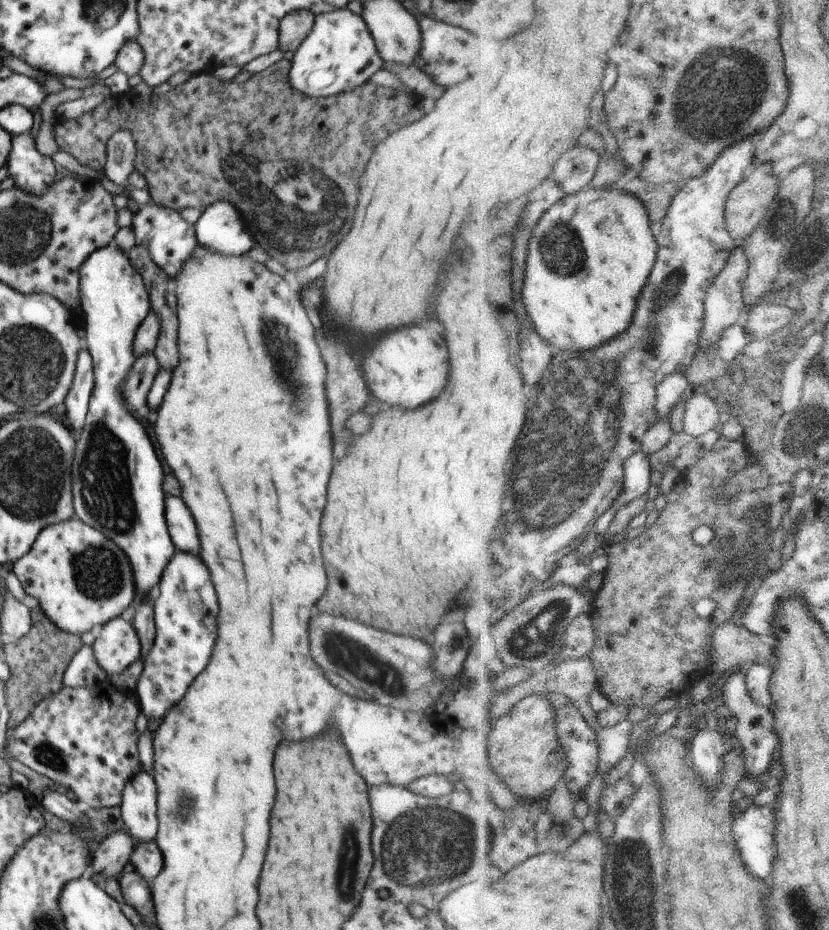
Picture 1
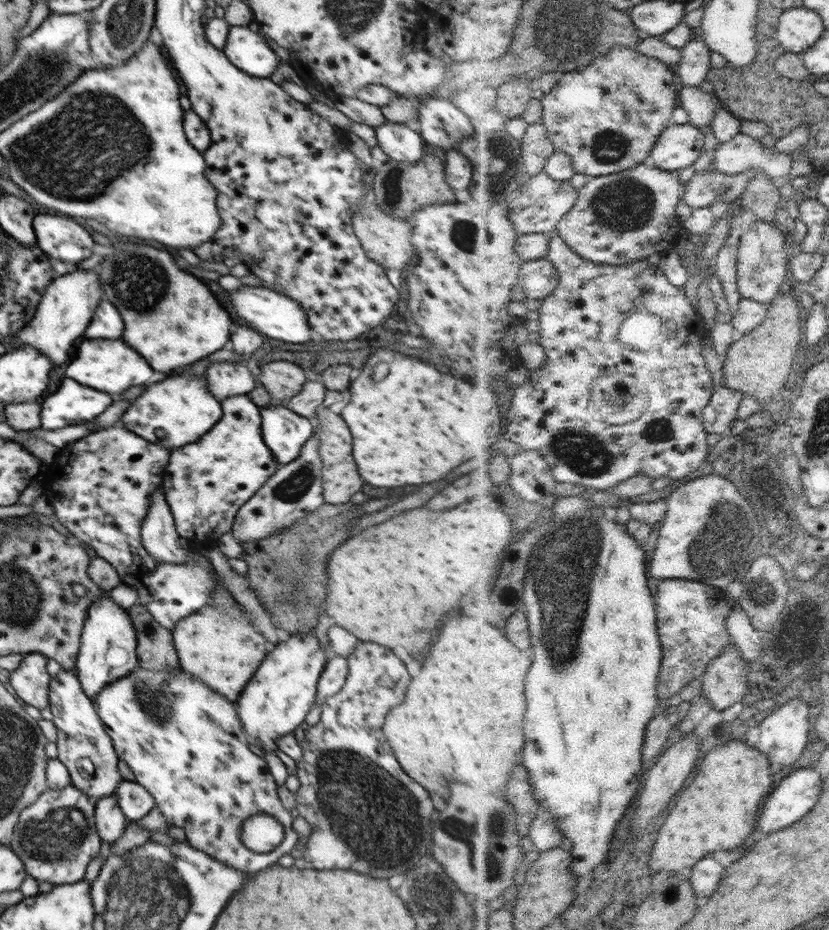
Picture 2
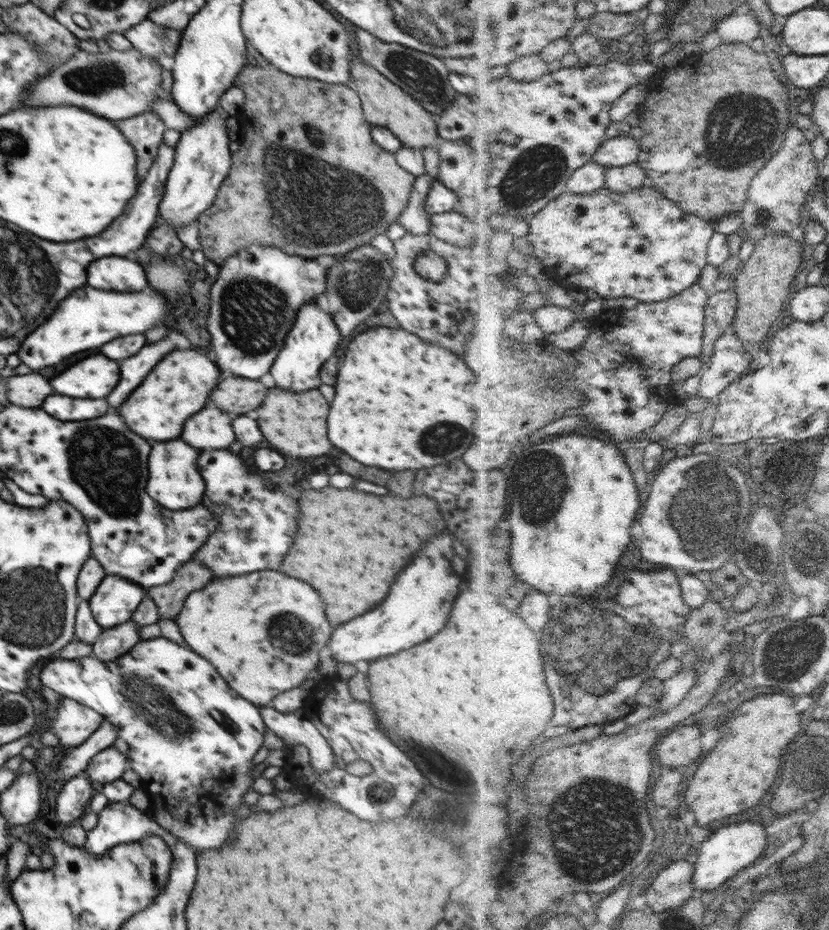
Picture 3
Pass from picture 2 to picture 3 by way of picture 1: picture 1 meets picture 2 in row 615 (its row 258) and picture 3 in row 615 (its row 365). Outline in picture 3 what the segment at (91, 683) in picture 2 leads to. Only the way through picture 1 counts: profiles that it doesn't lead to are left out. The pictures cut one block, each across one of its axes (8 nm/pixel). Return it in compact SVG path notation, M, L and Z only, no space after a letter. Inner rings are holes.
M106 574L88 601L96 622L109 629L130 621L145 593L145 589L135 582Z

